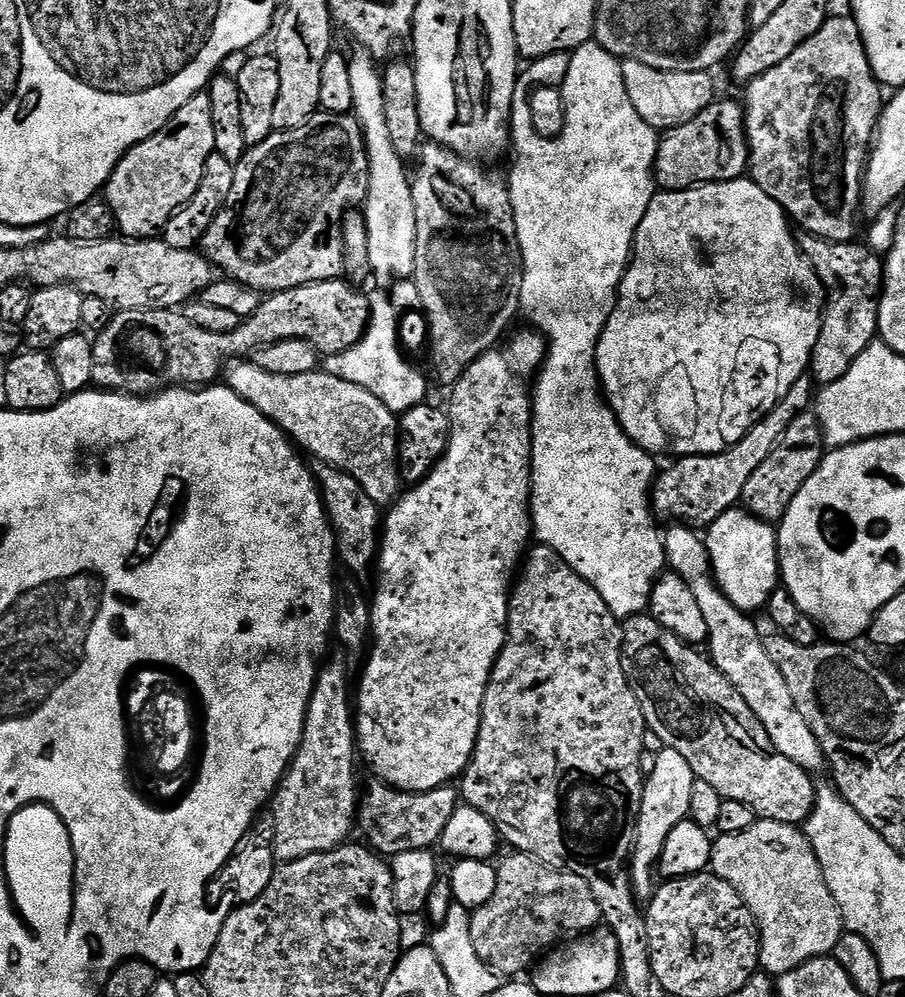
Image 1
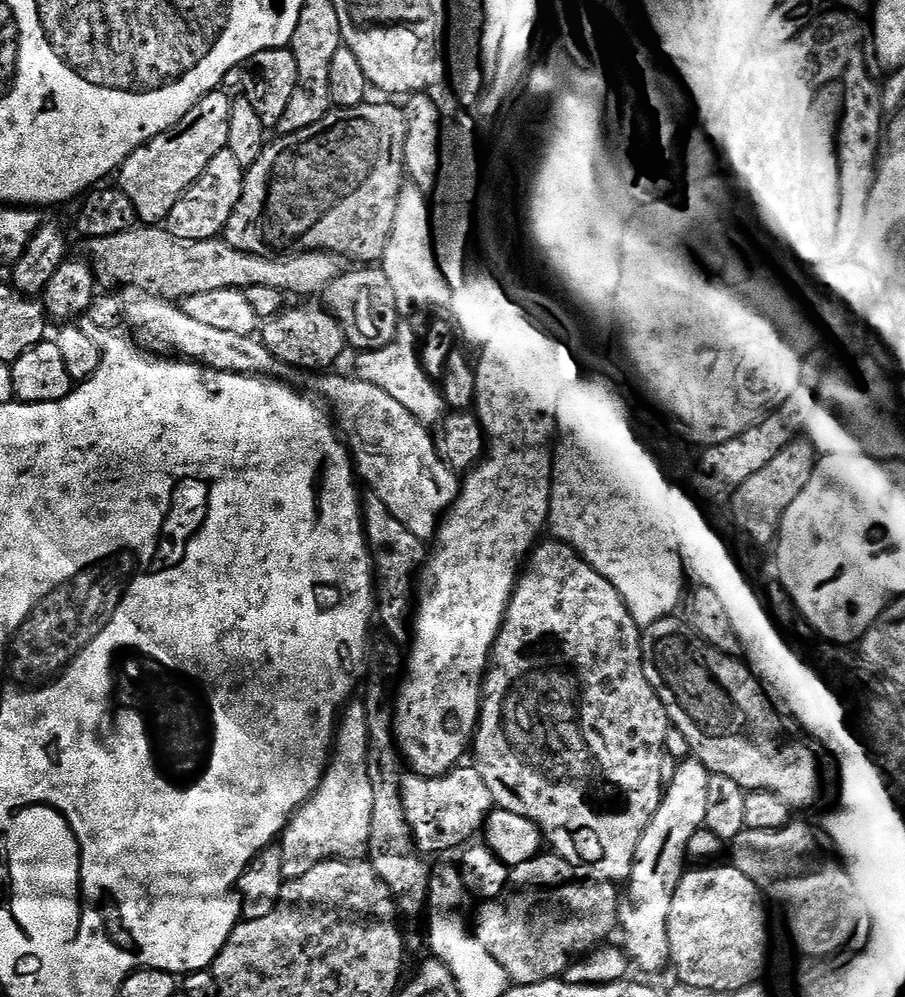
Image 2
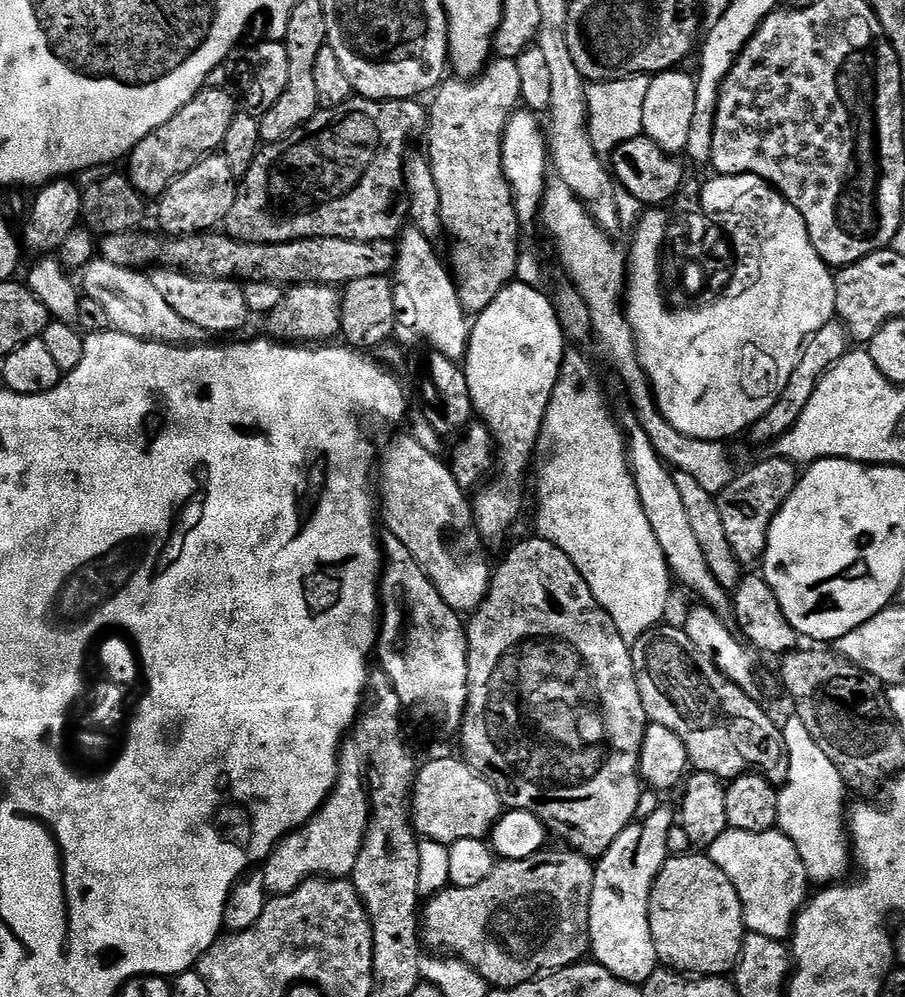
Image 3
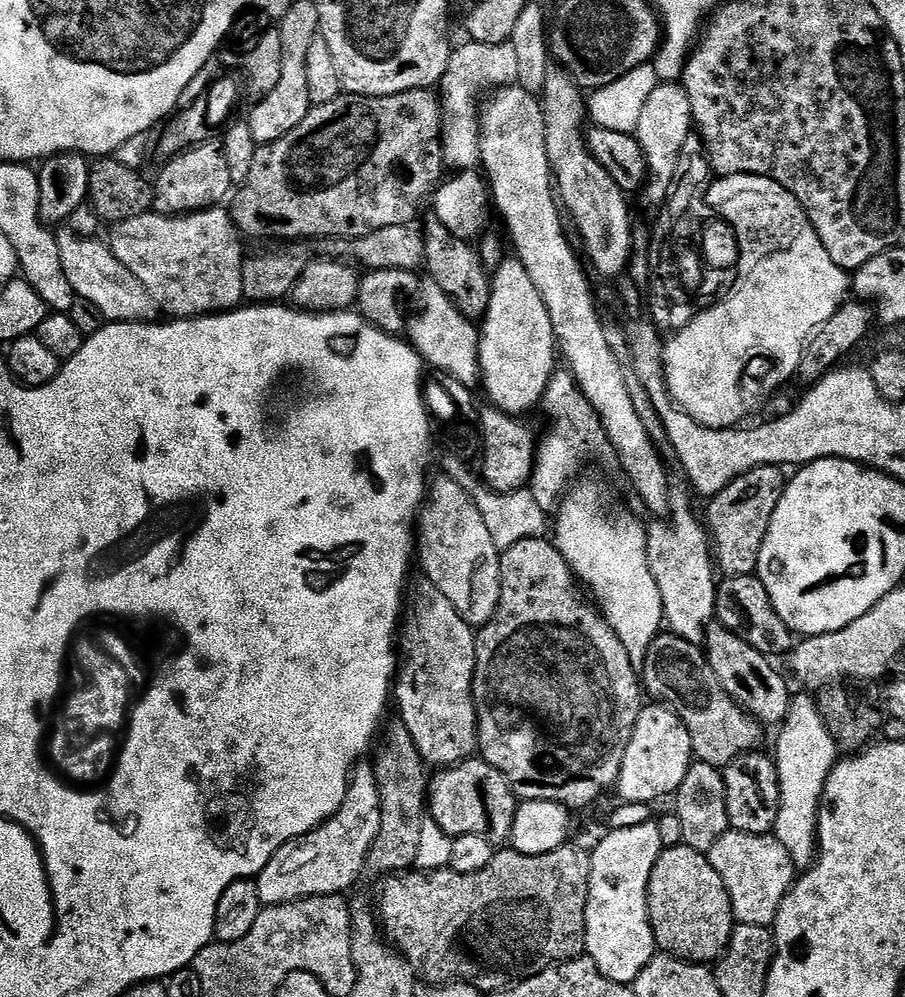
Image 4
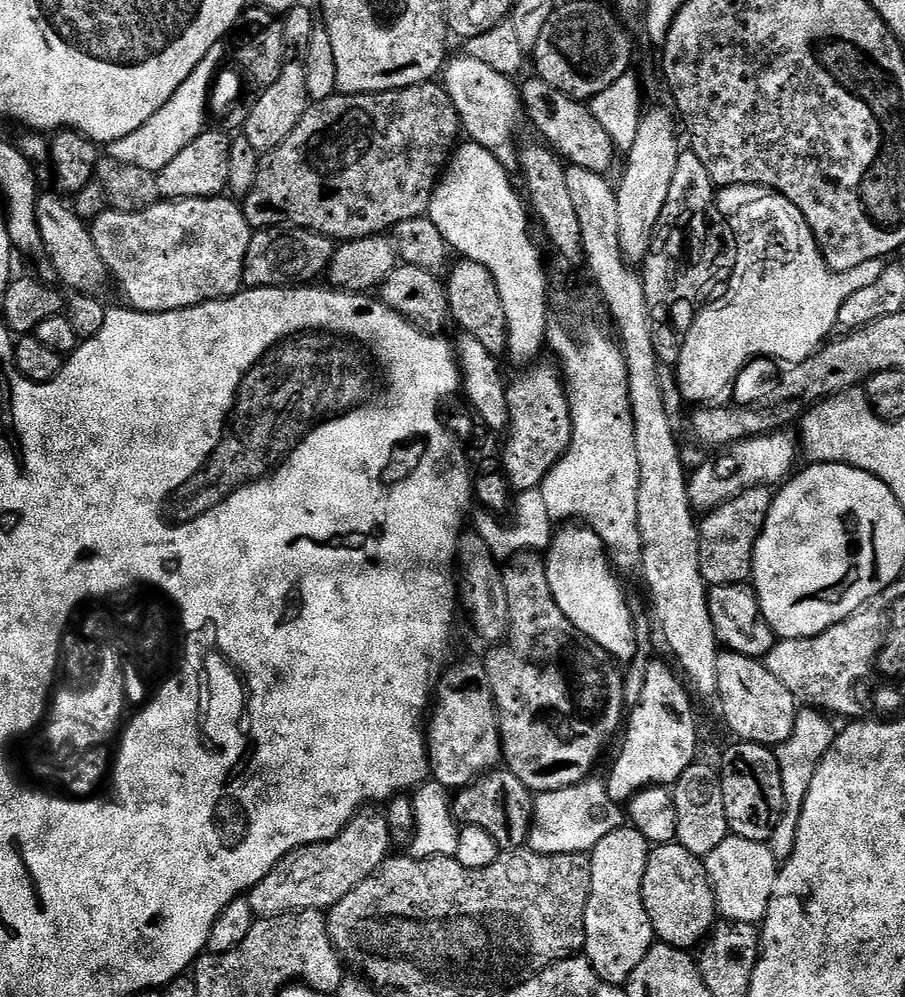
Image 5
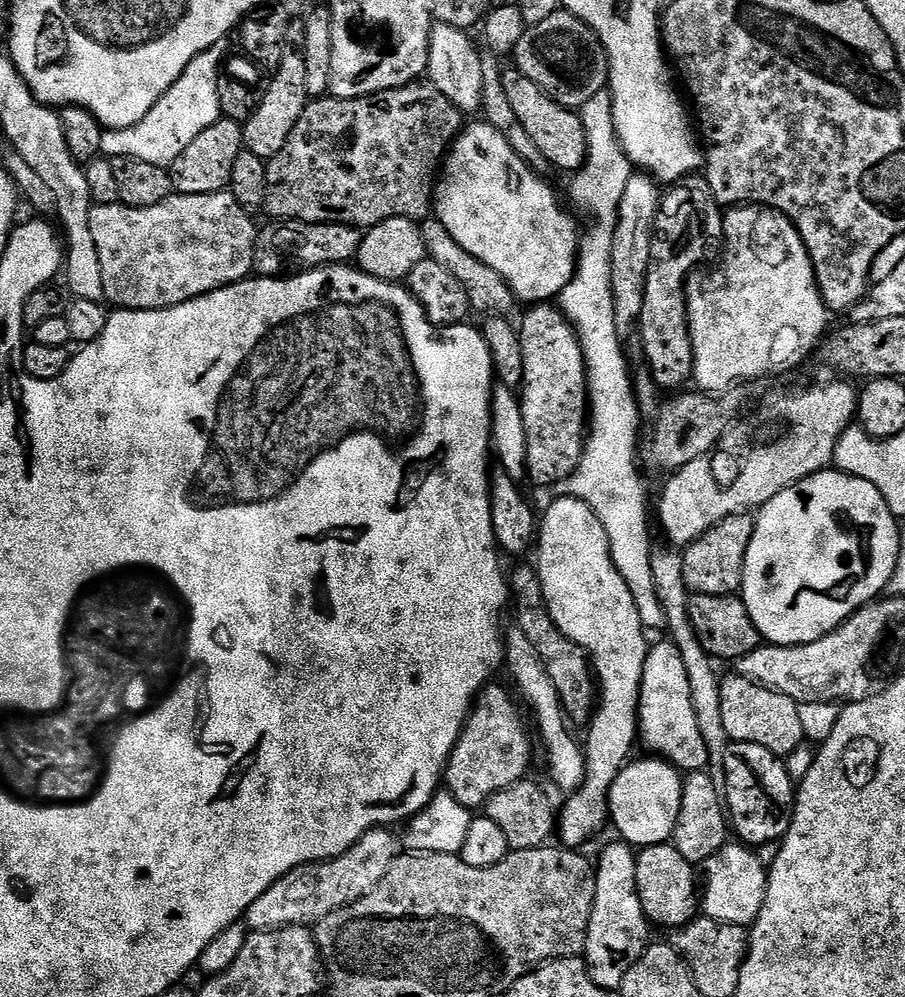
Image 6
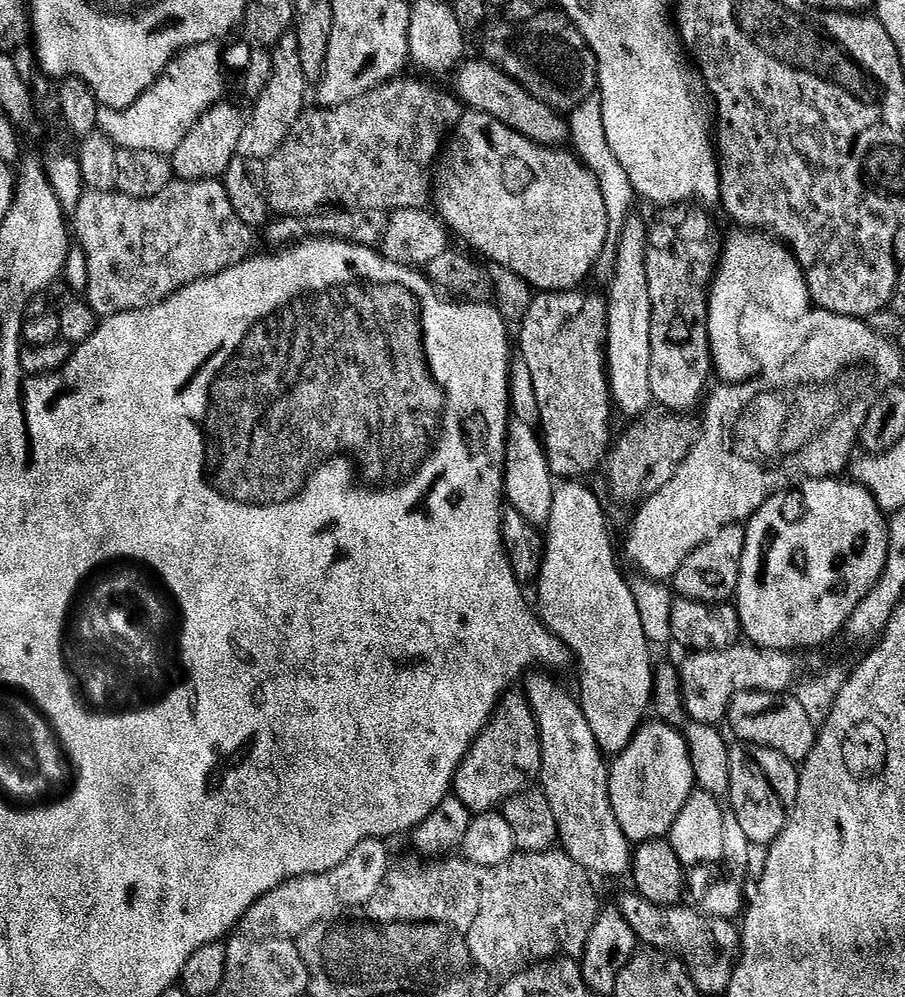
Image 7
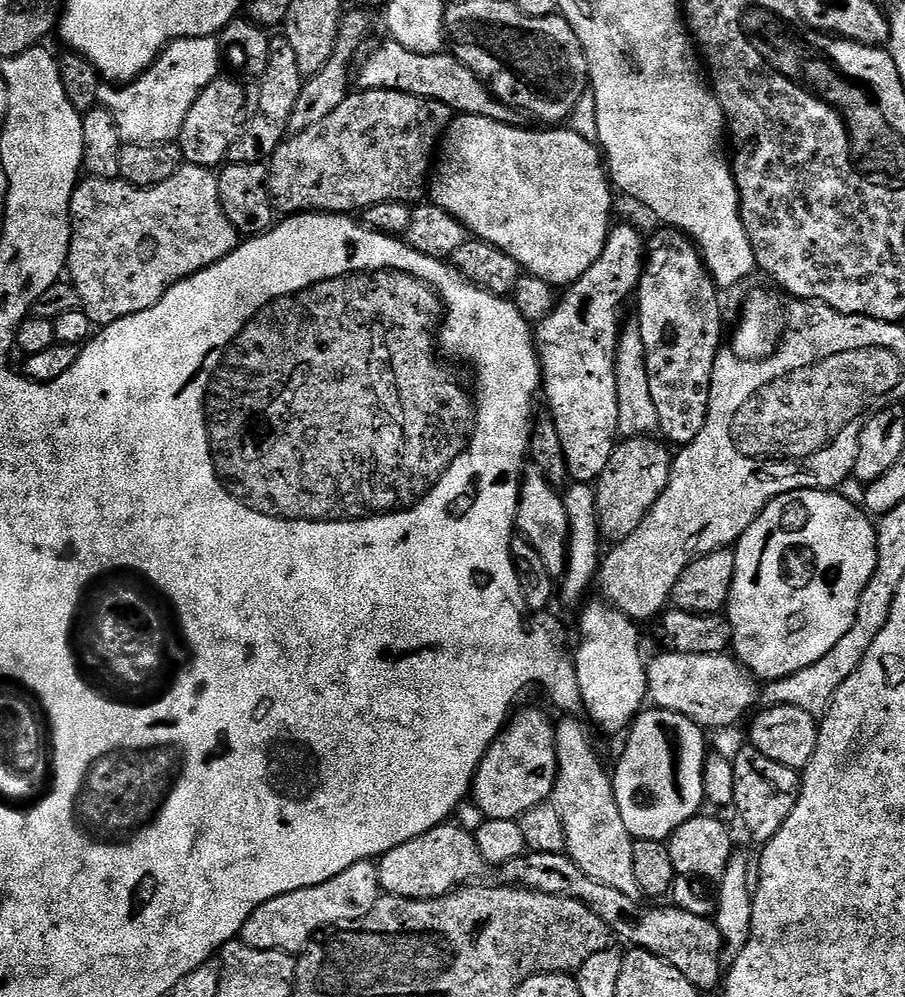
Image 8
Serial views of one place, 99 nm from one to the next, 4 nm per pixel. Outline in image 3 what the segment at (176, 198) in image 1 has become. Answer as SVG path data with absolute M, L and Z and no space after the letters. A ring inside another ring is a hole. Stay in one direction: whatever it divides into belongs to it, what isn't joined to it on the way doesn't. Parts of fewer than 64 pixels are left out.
M205 87L190 102L186 102L174 118L162 122L158 130L146 134L146 138L138 142L126 160L128 179L144 197L159 198L174 178L186 174L190 166L197 164L204 156L213 155L223 145L226 132L237 113L236 100L228 90Z

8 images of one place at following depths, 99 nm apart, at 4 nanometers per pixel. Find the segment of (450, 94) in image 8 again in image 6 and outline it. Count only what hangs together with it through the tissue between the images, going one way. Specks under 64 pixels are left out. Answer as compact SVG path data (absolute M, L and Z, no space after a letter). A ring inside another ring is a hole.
M515 66L503 69L502 84L506 90L507 101L511 109L518 116L518 122L522 124L531 140L538 146L538 150L545 156L547 163L553 168L561 168L564 172L575 174L584 167L588 158L588 147L586 146L586 130L582 124L579 111L562 106L554 102L539 88L526 74L522 74Z

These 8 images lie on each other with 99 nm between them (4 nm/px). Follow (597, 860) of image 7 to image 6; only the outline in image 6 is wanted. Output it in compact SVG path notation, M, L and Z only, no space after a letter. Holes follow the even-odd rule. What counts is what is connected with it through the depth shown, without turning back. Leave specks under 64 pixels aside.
M518 626L505 631L502 636L504 642L504 659L506 661L506 672L512 675L516 683L515 691L521 692L532 712L536 715L536 724L540 727L540 740L544 743L544 752L548 755L548 772L552 780L564 791L564 794L571 794L576 791L584 782L584 749L581 741L576 741L574 733L568 729L570 717L564 711L564 704L560 700L558 690L554 686L554 678L546 670L538 650L526 638L526 634Z

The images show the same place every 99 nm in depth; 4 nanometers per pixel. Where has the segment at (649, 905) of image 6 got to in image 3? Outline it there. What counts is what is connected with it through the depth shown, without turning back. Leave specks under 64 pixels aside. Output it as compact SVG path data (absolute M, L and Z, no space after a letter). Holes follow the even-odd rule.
M672 854L662 866L650 894L648 907L650 934L654 934L654 950L658 950L658 961L665 969L687 974L692 978L701 976L727 977L740 961L744 945L744 907L734 882L726 878L708 854Z

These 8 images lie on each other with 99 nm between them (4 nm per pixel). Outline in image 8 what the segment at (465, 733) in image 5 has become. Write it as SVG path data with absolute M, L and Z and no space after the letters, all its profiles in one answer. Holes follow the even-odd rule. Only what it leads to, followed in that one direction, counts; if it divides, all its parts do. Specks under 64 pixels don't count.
M540 708L518 712L488 747L472 779L470 800L482 810L485 820L519 820L534 806L547 804L552 798L558 766L556 724Z

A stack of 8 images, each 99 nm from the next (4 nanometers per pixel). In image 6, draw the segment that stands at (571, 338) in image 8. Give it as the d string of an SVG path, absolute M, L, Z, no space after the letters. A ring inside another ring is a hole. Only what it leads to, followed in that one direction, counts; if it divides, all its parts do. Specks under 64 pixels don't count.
M555 303L534 304L527 309L518 331L522 342L522 363L526 366L524 387L518 395L522 406L522 422L526 422L527 477L540 486L555 487L577 470L589 431L587 367L582 346L571 322Z

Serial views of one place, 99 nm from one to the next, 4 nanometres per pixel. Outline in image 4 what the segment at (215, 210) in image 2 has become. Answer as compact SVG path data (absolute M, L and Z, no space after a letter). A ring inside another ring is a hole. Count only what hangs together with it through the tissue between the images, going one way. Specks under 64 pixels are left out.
M215 143L198 144L169 159L168 165L154 180L152 206L161 216L185 216L187 212L202 212L223 205L229 199L234 185L230 176L230 162L223 147Z

